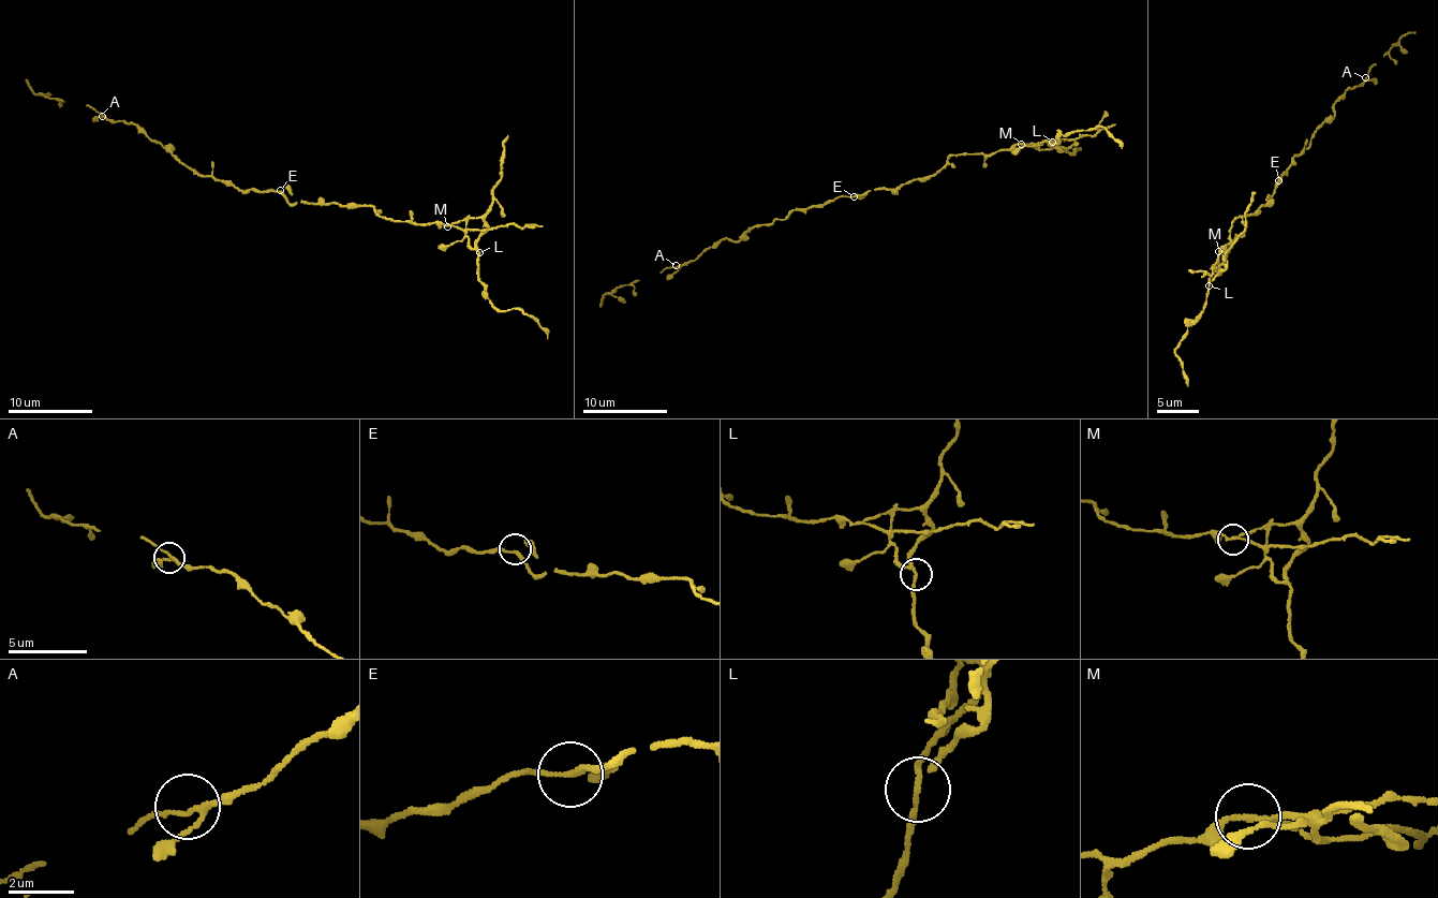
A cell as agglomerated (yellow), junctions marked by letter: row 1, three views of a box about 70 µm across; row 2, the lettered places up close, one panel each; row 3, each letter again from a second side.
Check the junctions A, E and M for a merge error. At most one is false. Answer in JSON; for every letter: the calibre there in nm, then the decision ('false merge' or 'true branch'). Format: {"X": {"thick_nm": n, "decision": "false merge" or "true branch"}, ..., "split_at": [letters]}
{"A": {"thick_nm": 130, "decision": "true branch"}, "E": {"thick_nm": 140, "decision": "true branch"}, "M": {"thick_nm": 130, "decision": "false merge"}, "split_at": ["M"]}

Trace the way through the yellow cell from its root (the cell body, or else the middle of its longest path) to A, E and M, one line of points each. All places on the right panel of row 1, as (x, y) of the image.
A: (1269, 194), (1334, 114), (1338, 98), (1365, 77)
E: (1269, 194), (1274, 193), (1278, 180)
M: (1269, 194), (1266, 206), (1258, 208), (1258, 212), (1238, 217), (1229, 231), (1227, 246), (1219, 251)

